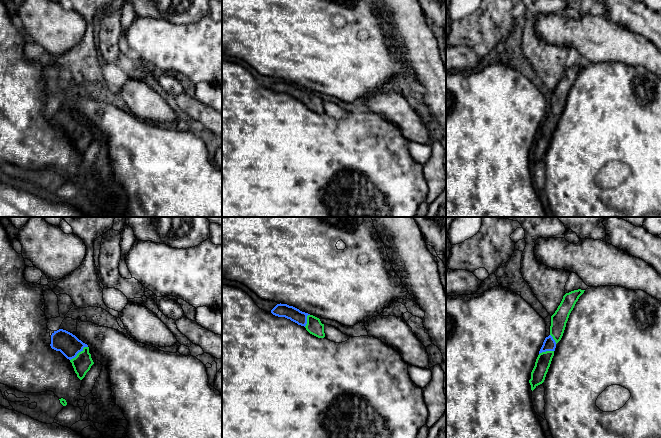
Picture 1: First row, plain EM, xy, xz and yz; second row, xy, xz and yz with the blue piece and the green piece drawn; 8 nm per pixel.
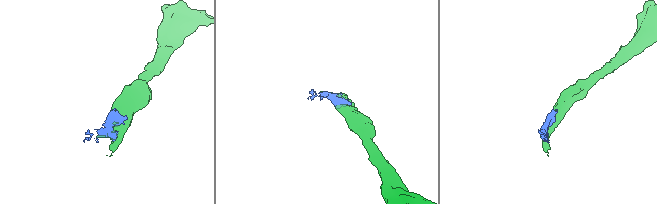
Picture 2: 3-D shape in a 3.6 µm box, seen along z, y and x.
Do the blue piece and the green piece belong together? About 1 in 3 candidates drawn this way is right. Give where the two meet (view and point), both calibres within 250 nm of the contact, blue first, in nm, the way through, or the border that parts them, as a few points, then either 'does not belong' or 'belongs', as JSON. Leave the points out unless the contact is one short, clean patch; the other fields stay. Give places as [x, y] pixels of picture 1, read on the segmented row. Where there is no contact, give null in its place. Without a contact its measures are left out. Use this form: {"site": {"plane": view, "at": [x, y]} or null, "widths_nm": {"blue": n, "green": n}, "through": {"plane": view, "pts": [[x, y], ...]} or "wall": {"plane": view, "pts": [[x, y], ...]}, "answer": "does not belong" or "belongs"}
{"site": {"plane": "xy", "at": [78, 352]}, "widths_nm": {"blue": 180, "green": 150}, "answer": "belongs"}

